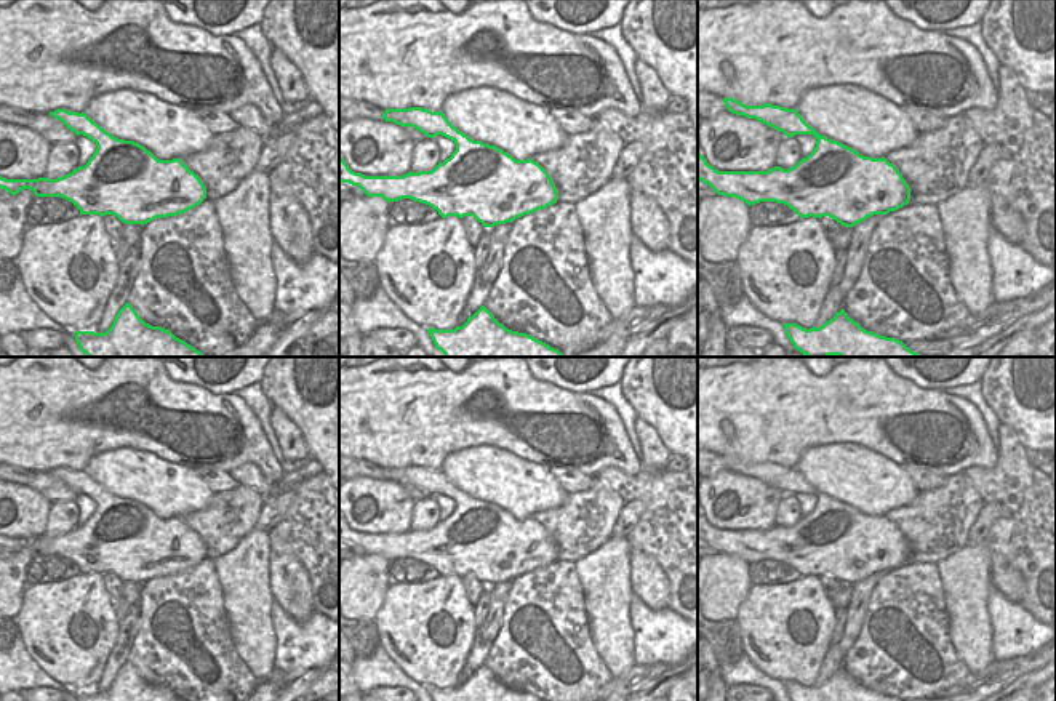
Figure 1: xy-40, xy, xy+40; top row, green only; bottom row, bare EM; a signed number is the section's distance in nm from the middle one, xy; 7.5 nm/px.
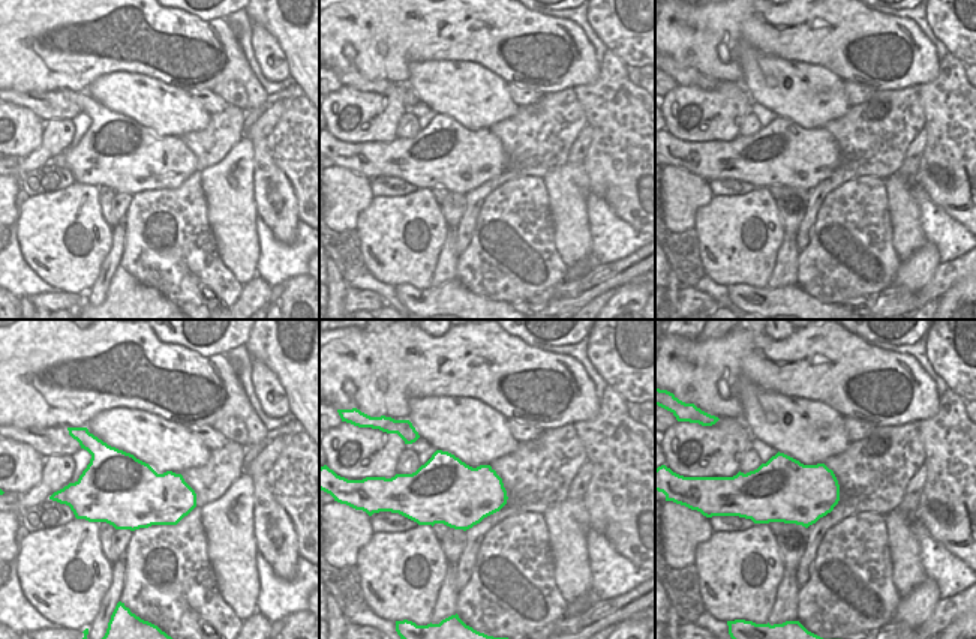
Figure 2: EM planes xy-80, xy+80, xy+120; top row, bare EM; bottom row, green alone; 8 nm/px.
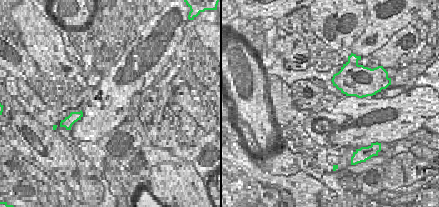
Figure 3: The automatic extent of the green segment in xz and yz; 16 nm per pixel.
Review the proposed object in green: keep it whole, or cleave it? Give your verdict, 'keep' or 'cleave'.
keep

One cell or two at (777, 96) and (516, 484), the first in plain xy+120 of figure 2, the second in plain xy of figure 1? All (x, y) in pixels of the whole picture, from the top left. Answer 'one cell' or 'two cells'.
one cell

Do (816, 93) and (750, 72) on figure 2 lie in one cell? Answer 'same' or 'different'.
same

